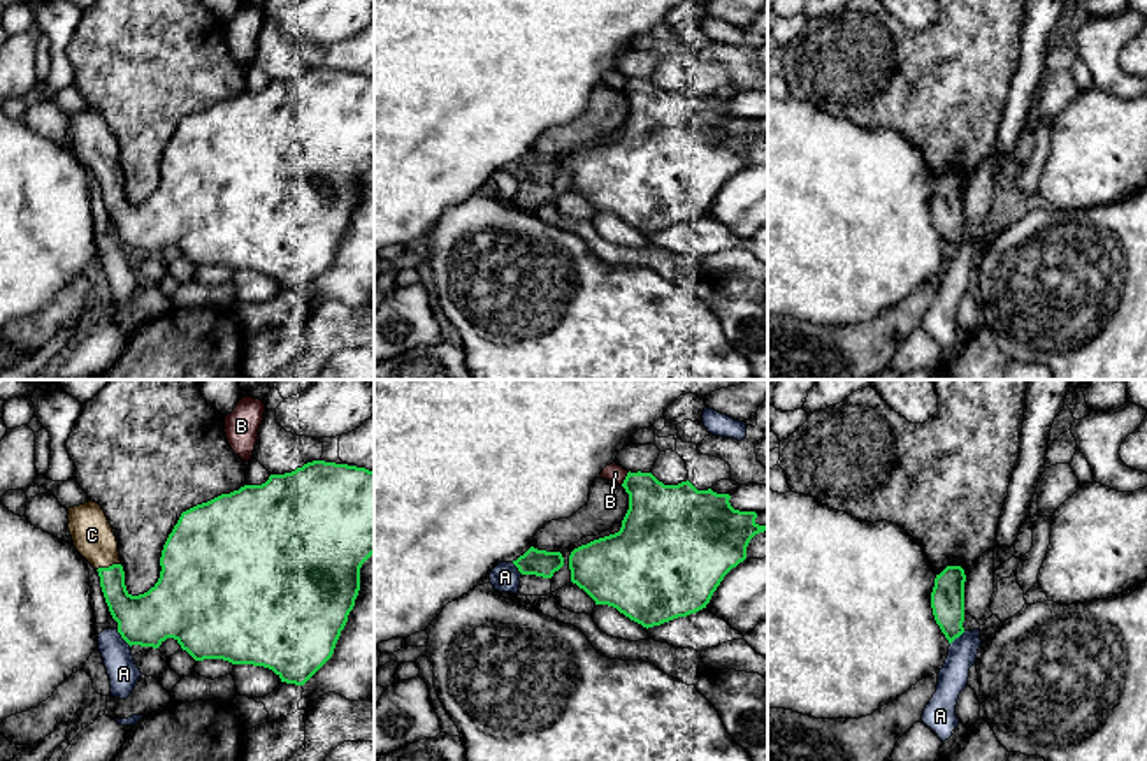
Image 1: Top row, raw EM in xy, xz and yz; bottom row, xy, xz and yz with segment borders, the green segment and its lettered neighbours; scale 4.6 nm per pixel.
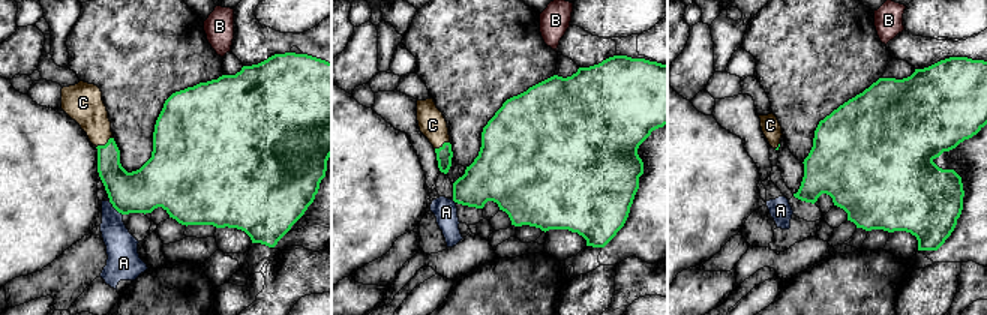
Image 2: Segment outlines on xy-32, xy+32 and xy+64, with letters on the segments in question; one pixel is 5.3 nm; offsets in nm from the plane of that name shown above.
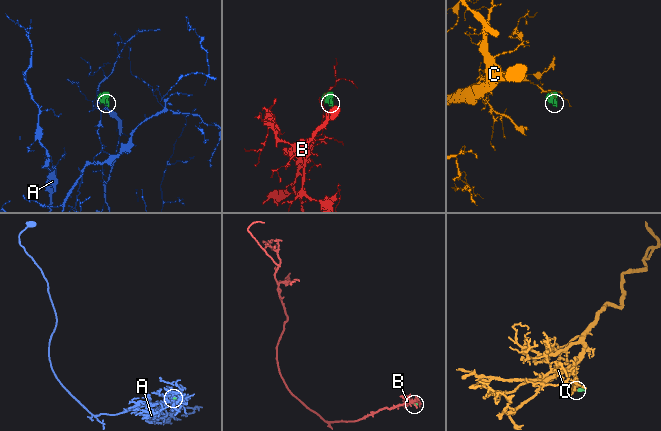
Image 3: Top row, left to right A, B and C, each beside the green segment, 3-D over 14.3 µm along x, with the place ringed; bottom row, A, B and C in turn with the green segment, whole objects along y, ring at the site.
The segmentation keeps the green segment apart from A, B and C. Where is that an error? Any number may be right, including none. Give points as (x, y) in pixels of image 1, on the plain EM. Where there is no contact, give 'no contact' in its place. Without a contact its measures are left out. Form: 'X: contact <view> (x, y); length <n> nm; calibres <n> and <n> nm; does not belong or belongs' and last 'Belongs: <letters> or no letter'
A: contact xy (123, 245); length 100 nm; calibres 260 and 140 nm; does not belong
B: contact xz (626, 85); length 80 nm; calibres 320 and 90 nm; does not belong
C: contact xy (109, 173); length 120 nm; calibres 180 and 190 nm; belongs
Belongs: C

